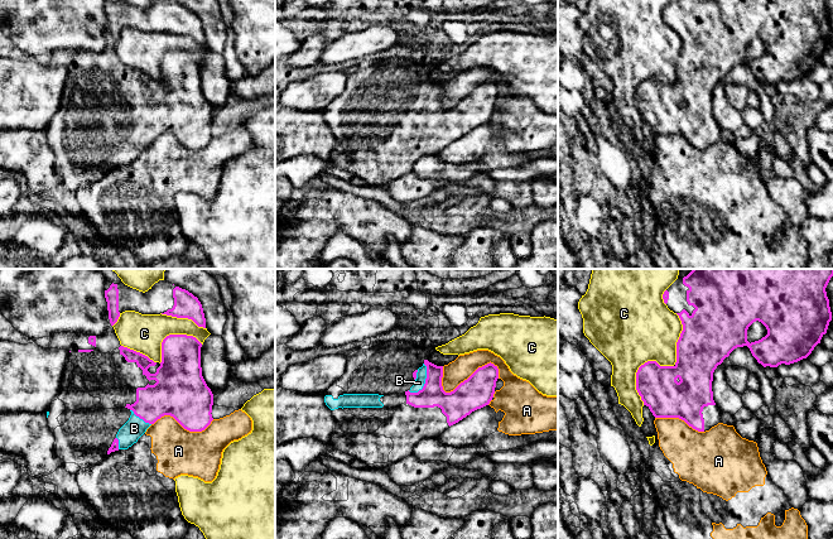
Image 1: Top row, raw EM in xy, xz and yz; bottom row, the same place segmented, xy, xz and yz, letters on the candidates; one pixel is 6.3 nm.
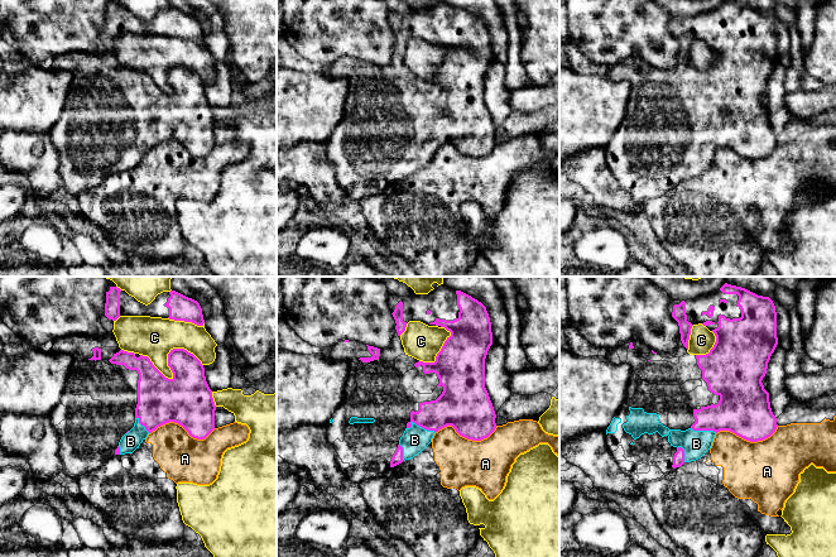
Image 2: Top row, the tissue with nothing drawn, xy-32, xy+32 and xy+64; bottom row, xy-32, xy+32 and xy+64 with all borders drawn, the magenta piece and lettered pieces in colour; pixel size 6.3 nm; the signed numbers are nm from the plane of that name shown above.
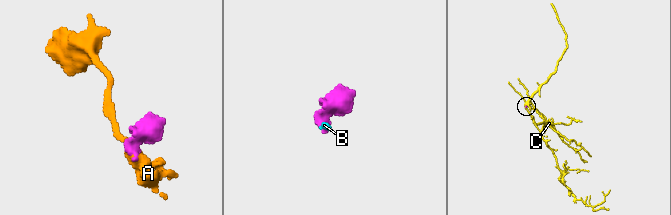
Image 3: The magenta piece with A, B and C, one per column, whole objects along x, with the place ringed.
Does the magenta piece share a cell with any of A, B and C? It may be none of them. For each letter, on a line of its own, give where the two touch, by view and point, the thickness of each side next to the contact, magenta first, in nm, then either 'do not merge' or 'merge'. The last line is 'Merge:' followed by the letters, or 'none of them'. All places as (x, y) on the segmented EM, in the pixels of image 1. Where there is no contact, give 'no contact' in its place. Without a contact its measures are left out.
A: meets magenta in xz at (470, 376); 200 nm thick on the magenta side, 150 nm on the other; do not merge
B: meets magenta in xz at (425, 381); 190 nm thick on the magenta side, 70 nm on the other; merge
C: meets magenta in yz at (663, 366); 280 nm thick on the magenta side, 380 nm on the other; do not merge
Merge: B

